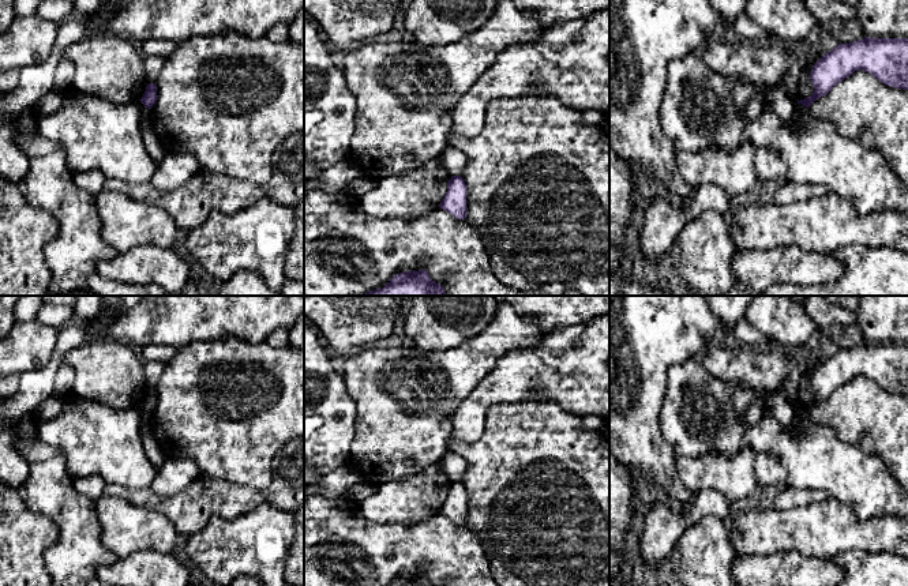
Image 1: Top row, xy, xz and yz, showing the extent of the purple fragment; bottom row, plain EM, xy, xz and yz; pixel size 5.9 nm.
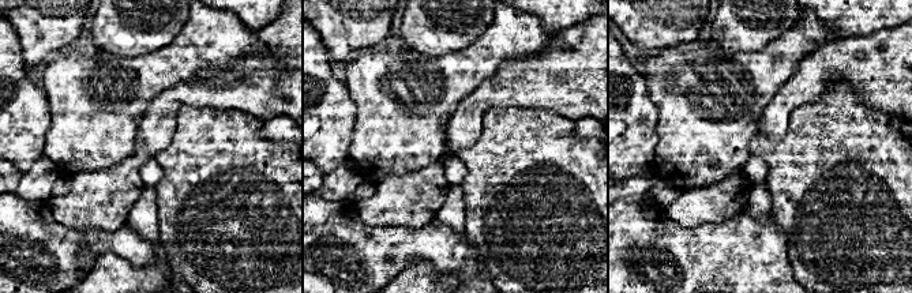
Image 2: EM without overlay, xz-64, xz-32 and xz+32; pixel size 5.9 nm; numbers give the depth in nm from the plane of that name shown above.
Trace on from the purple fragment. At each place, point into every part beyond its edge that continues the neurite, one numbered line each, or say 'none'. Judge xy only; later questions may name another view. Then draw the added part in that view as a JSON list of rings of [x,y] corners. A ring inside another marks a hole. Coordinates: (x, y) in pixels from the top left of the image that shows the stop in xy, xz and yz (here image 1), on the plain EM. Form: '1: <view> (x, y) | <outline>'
none

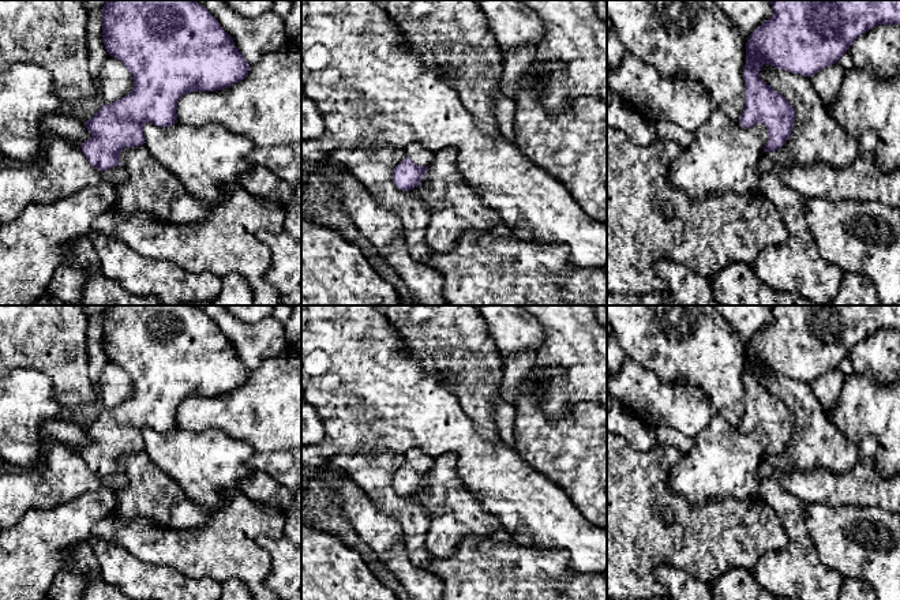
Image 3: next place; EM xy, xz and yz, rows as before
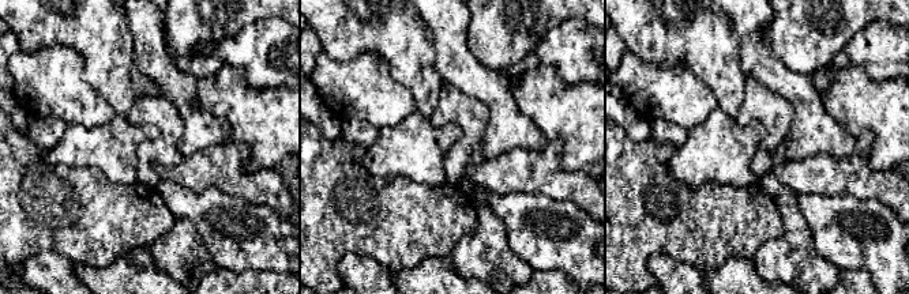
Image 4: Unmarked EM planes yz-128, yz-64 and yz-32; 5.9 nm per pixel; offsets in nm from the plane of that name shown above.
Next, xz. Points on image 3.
1: xz (420, 461) | [[[410,449],[405,453],[405,461],[416,470],[430,473],[435,465],[435,458],[423,453],[420,449]]]

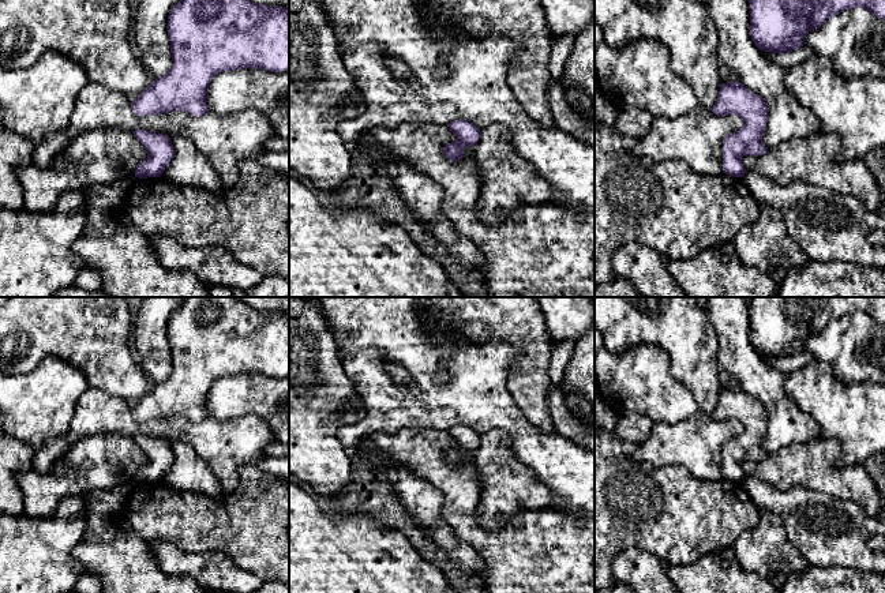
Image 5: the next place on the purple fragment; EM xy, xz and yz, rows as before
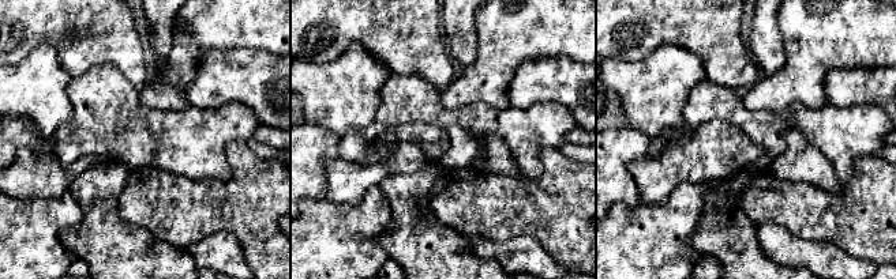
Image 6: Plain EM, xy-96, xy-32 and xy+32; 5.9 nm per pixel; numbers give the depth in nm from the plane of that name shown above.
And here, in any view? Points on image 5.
none

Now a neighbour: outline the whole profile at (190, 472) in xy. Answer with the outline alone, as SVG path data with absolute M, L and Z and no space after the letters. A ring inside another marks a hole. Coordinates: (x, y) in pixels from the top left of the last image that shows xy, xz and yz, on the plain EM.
M177 442L170 444L175 453L175 463L161 480L176 491L199 492L215 499L225 493L209 465L187 443Z

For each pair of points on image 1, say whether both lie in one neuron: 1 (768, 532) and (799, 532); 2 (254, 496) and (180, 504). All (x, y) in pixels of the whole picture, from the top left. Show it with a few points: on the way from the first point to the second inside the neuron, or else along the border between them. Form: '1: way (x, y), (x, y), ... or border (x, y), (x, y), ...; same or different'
1: way (776, 532), (791, 532); same
2: way (236, 499), (202, 499), (198, 503); same

